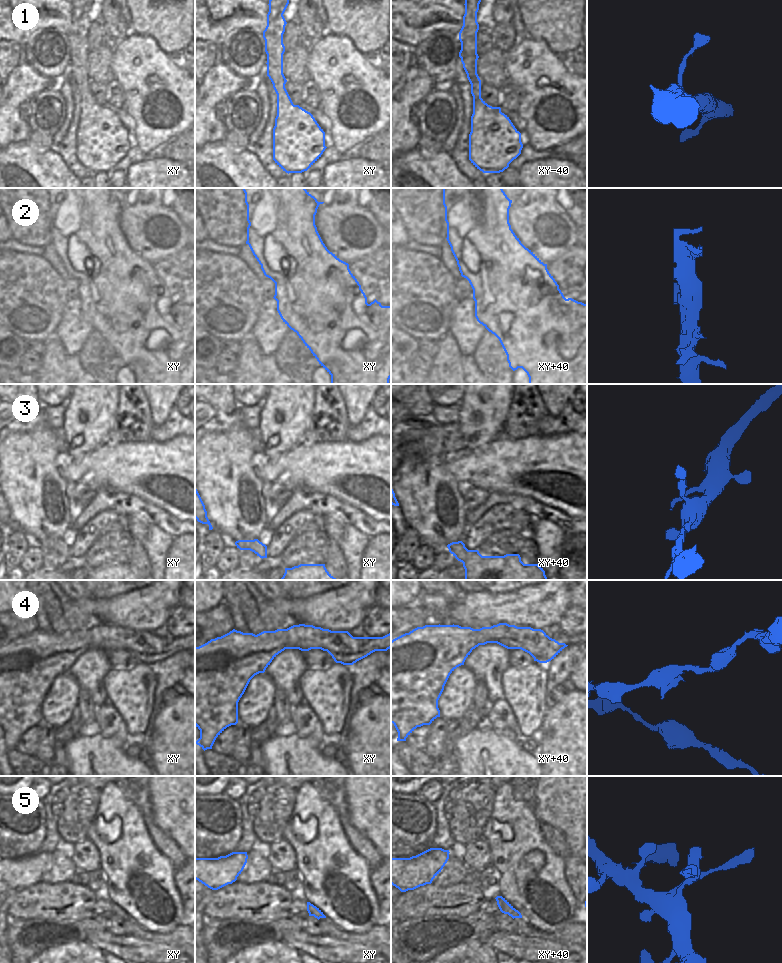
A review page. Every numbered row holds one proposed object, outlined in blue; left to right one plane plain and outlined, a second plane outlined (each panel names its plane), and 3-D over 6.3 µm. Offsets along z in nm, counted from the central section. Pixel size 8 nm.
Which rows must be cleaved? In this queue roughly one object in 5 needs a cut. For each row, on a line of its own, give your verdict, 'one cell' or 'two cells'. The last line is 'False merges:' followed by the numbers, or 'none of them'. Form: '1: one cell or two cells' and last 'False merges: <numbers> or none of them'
1: one cell
2: one cell
3: one cell
4: one cell
5: one cell
False merges: none of them

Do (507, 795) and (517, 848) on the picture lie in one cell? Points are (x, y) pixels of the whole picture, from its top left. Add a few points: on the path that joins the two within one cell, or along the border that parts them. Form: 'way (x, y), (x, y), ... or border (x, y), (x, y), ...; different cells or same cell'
way (509, 808), (509, 814), (515, 825), (517, 835); same cell

